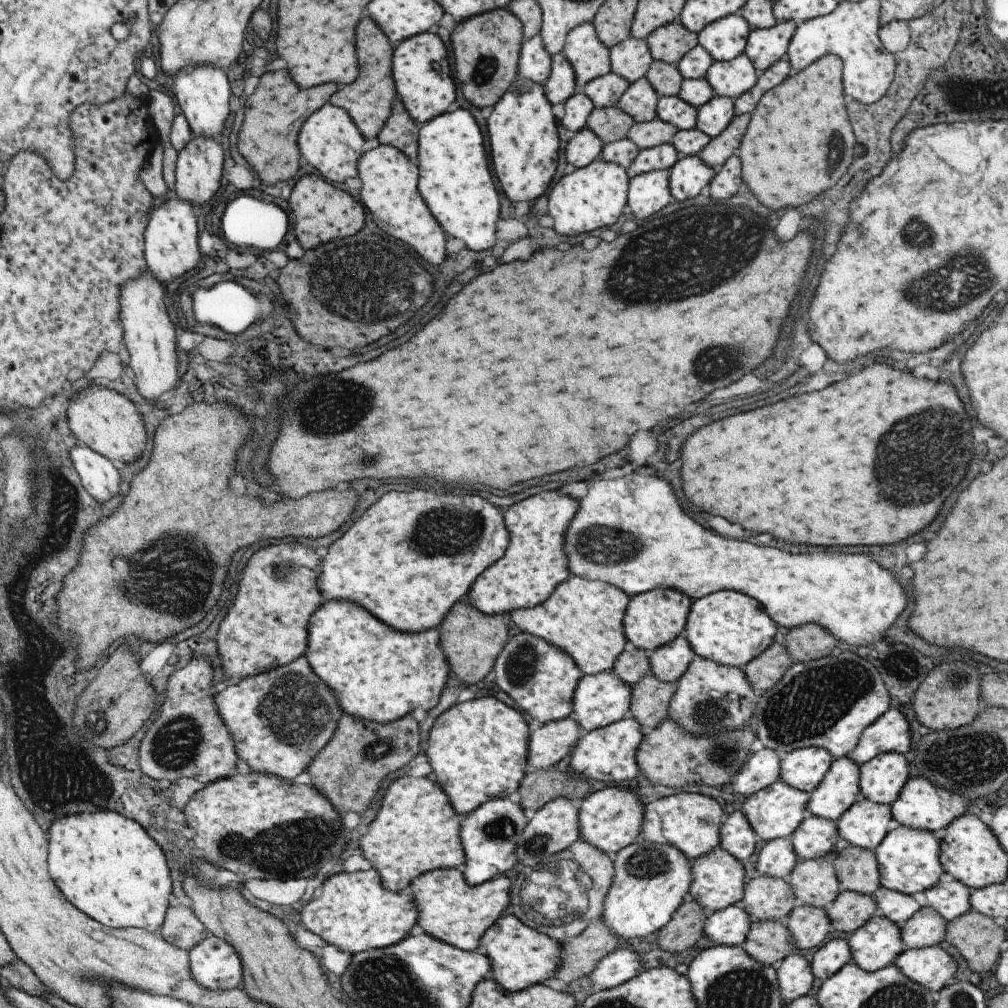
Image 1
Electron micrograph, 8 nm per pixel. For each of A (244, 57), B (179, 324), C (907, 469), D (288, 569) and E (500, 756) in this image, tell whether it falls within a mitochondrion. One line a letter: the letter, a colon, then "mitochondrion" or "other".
A: other
B: other
C: mitochondrion
D: mitochondrion
E: other

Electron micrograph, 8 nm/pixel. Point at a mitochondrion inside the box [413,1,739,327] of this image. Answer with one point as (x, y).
(487, 68)

